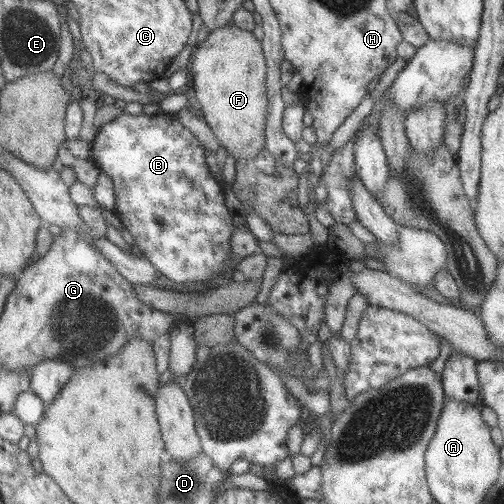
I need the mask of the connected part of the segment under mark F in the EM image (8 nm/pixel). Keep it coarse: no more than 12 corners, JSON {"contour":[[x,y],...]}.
{"contour":[[209,31],[189,88],[235,160],[265,144],[266,62],[251,31]]}

